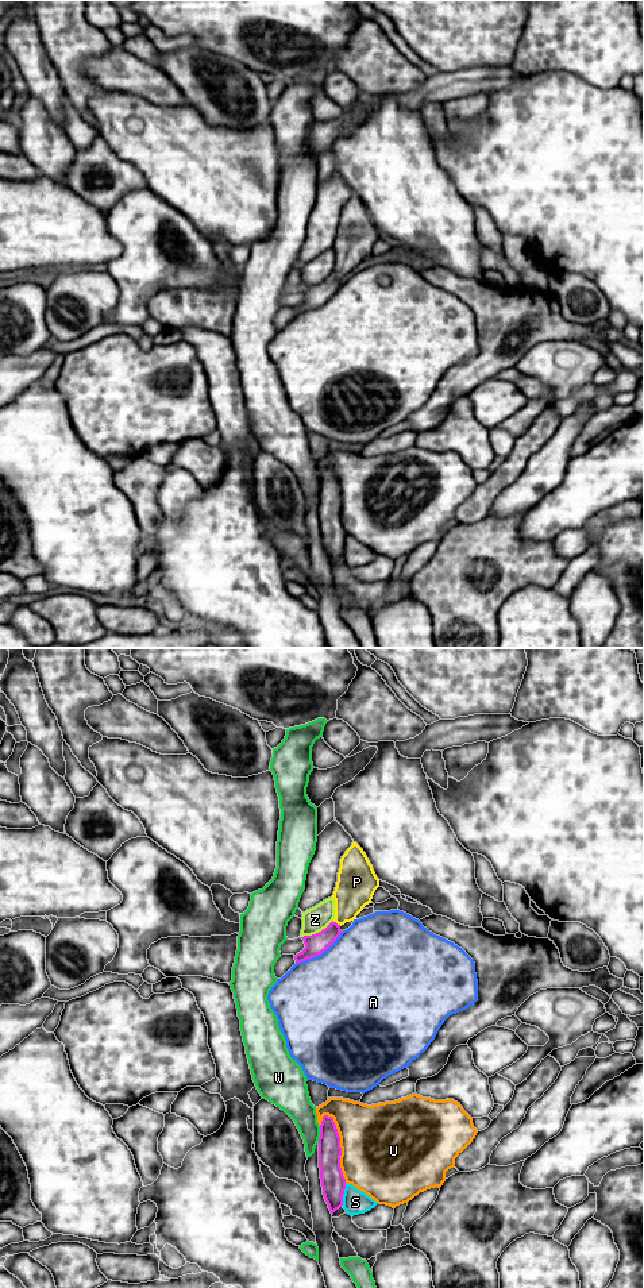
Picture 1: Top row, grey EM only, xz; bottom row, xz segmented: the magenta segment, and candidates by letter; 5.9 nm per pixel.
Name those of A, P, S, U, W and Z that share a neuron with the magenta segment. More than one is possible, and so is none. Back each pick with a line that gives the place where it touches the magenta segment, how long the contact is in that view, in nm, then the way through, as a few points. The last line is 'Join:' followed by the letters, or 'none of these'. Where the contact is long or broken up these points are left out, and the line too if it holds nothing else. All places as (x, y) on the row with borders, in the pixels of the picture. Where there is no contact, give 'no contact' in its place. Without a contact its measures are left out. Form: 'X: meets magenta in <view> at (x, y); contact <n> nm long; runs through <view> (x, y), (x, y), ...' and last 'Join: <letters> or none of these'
P: meets magenta in xz at (335, 922); contact 60 nm long; runs through xz (316, 944), (335, 922), (346, 910), (355, 886)
Join: P

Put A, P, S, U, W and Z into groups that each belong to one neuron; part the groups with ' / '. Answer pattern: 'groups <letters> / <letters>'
groups A / P / S / U / W / Z

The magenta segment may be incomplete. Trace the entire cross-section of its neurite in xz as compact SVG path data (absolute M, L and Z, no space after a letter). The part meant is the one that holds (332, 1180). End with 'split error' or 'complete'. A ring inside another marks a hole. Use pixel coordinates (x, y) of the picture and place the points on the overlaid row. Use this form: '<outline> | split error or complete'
M324 1115L320 1125L319 1168L323 1195L331 1214L343 1206L346 1179L340 1168L340 1137L332 1117Z | complete

